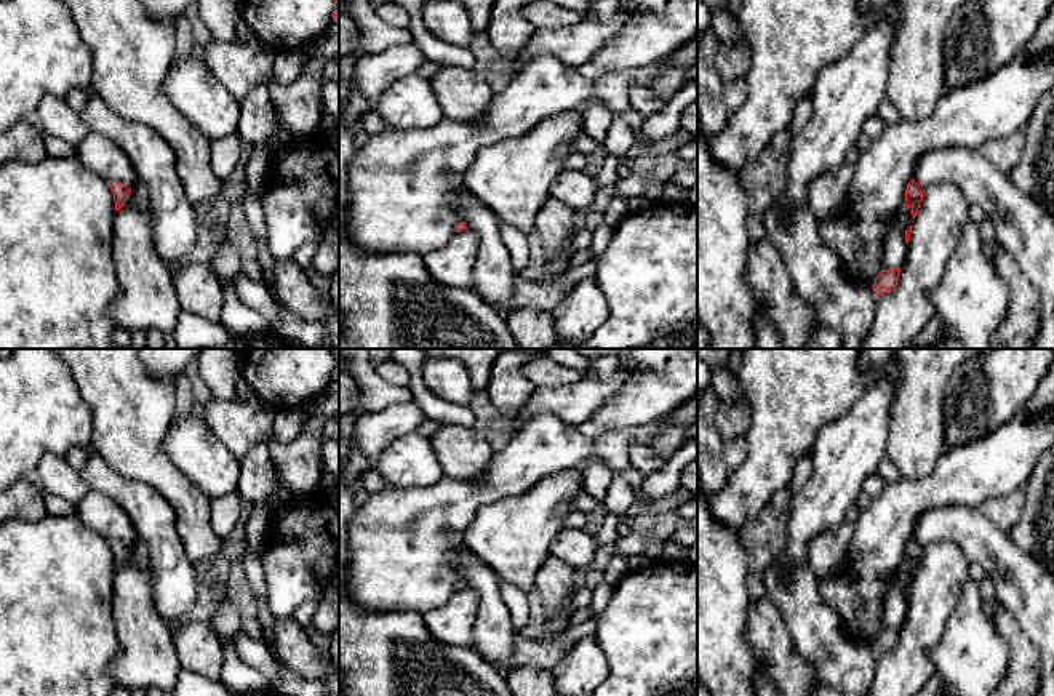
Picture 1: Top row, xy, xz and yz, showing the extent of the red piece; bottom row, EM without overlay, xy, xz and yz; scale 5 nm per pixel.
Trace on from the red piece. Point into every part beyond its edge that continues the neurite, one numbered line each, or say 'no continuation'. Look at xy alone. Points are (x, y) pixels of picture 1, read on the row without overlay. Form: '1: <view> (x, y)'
no continuation

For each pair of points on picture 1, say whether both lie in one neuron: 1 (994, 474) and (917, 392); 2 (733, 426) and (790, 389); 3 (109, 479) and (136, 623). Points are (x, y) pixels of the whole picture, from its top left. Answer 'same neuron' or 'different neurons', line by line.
1: different neurons
2: different neurons
3: different neurons

